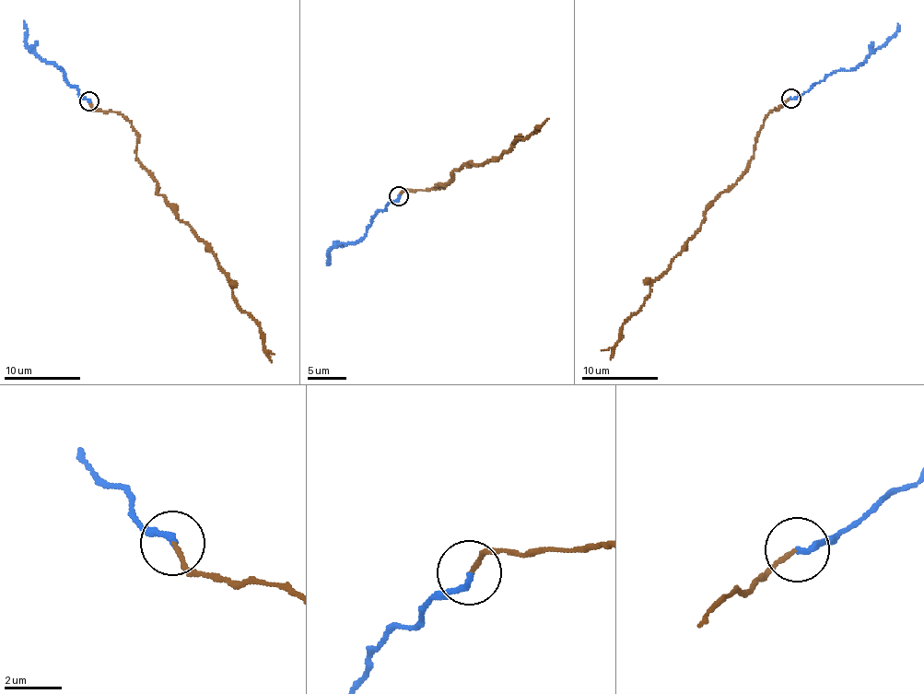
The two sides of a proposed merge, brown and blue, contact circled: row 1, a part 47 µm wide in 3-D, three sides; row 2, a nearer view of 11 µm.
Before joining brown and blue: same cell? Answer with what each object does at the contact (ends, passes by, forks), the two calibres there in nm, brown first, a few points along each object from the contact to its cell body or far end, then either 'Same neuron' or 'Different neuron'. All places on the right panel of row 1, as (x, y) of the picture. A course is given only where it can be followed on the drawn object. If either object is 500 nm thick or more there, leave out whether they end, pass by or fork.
At the ring brown ends. At the ring blue ends. Thickness 150 nm (brown) against 220 nm. Course of brown: (790, 99), (771, 111), (744, 174), (707, 209), (685, 248), (623, 325), (619, 341), (601, 350). Course of blue: (790, 99), (801, 96), (829, 75), (865, 62), (897, 31), (897, 23). Same neuron

